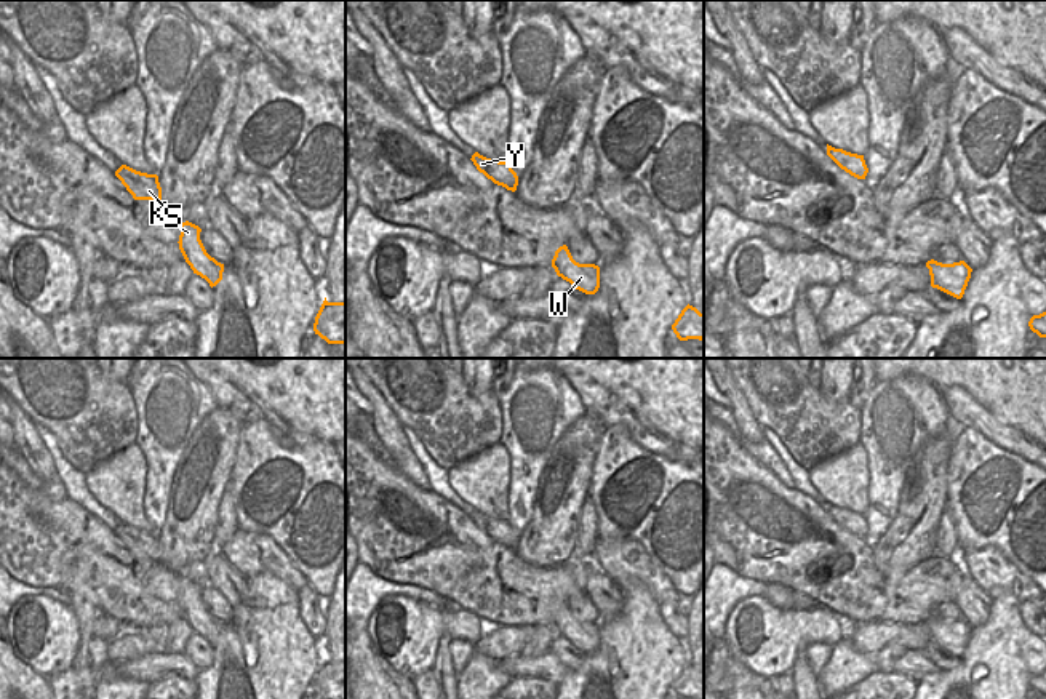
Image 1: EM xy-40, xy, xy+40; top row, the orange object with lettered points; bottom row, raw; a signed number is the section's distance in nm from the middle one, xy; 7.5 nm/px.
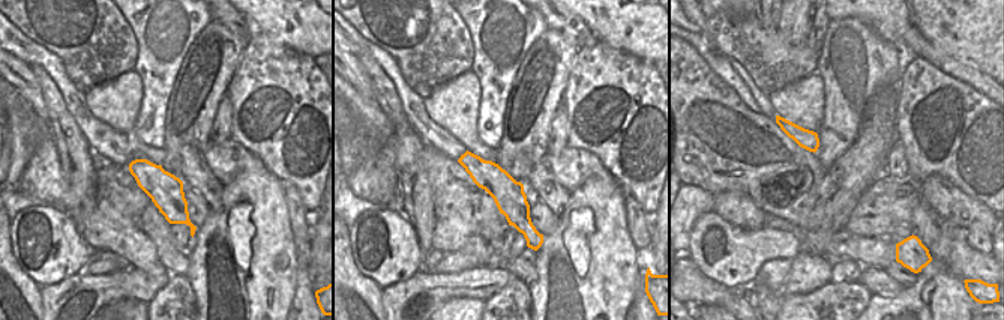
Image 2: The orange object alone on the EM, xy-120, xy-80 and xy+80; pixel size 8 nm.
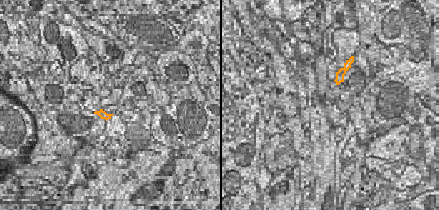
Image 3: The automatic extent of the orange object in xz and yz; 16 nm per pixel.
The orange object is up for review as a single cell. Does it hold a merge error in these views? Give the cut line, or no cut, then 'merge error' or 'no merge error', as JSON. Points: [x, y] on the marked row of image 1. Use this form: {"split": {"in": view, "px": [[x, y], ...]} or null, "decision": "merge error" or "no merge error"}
{"split": null, "decision": "no merge error"}

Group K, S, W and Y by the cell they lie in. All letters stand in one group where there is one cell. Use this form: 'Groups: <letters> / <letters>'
Groups: K S W Y.

